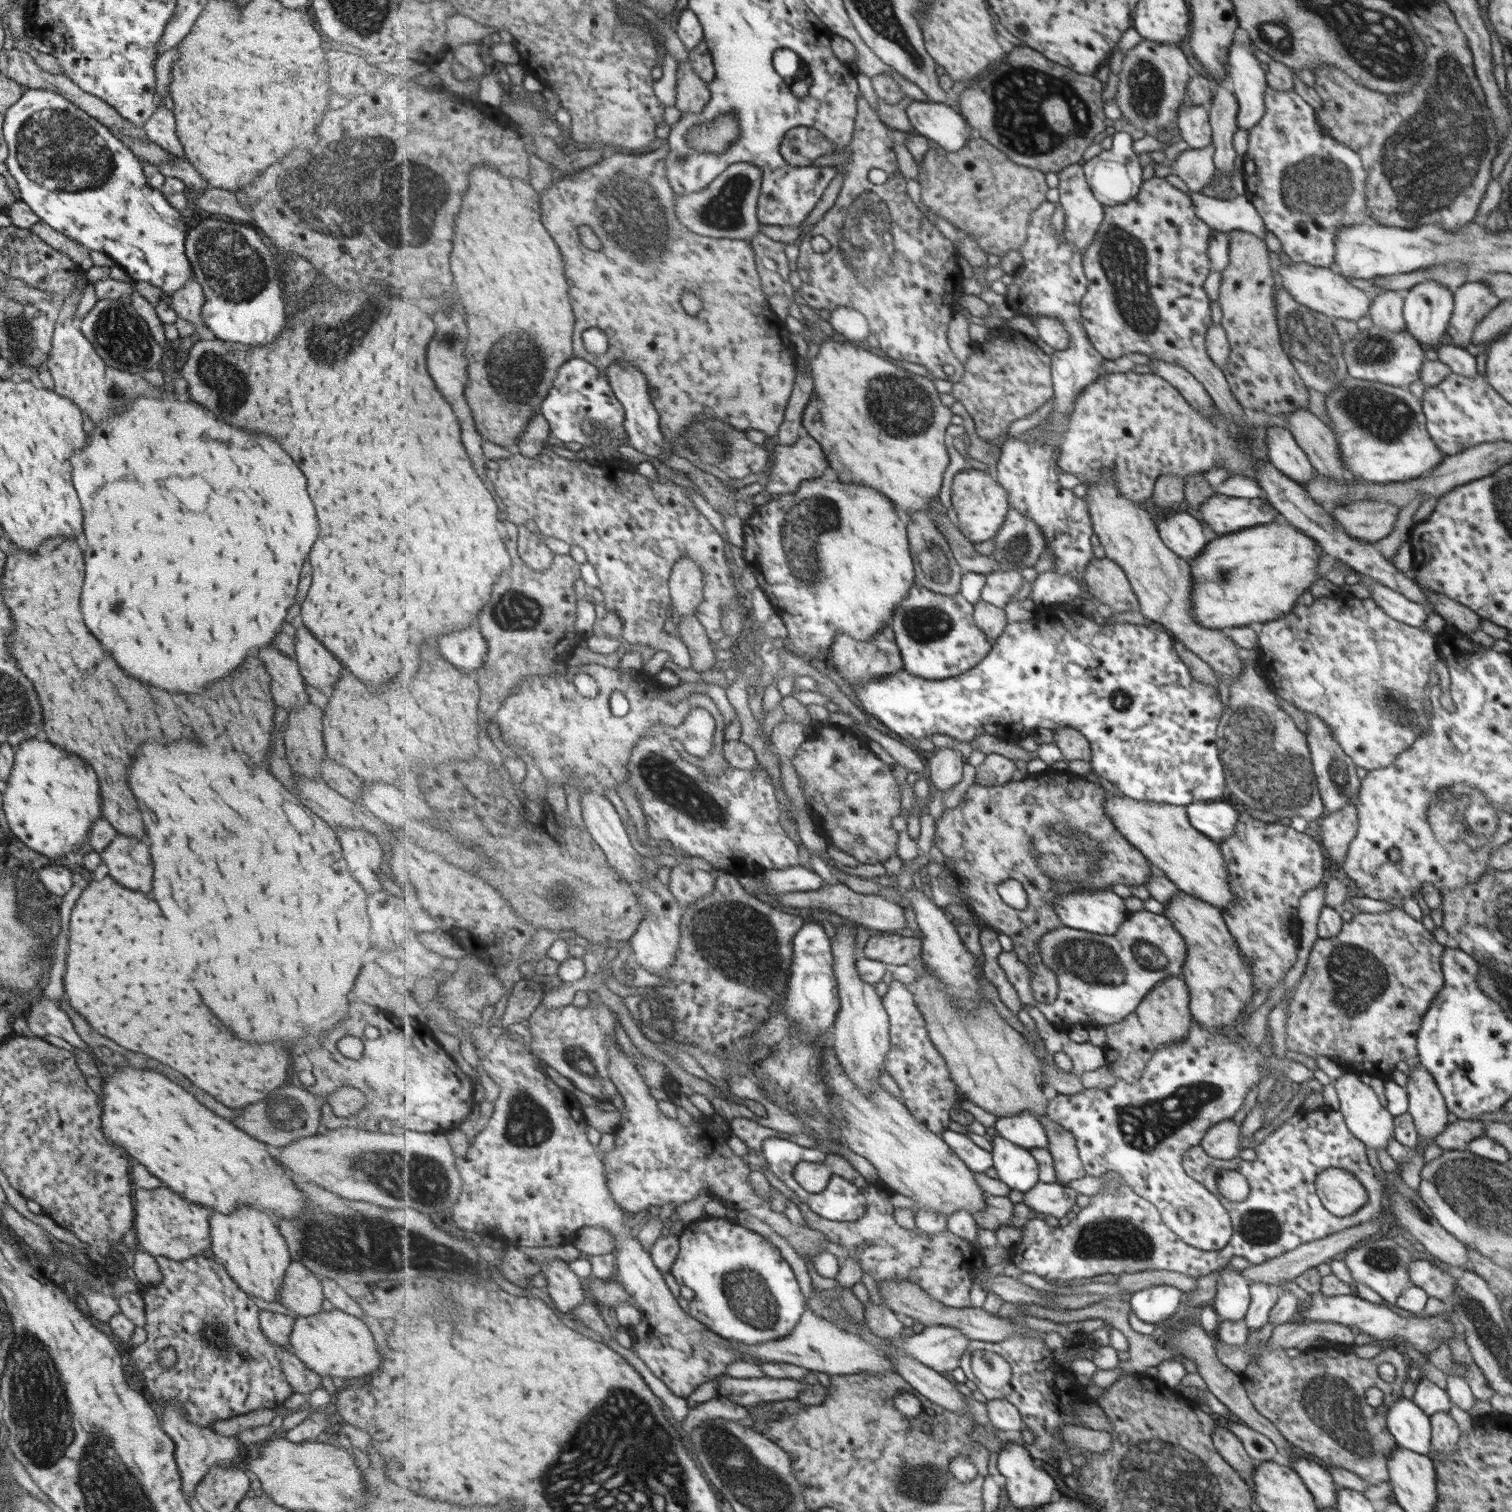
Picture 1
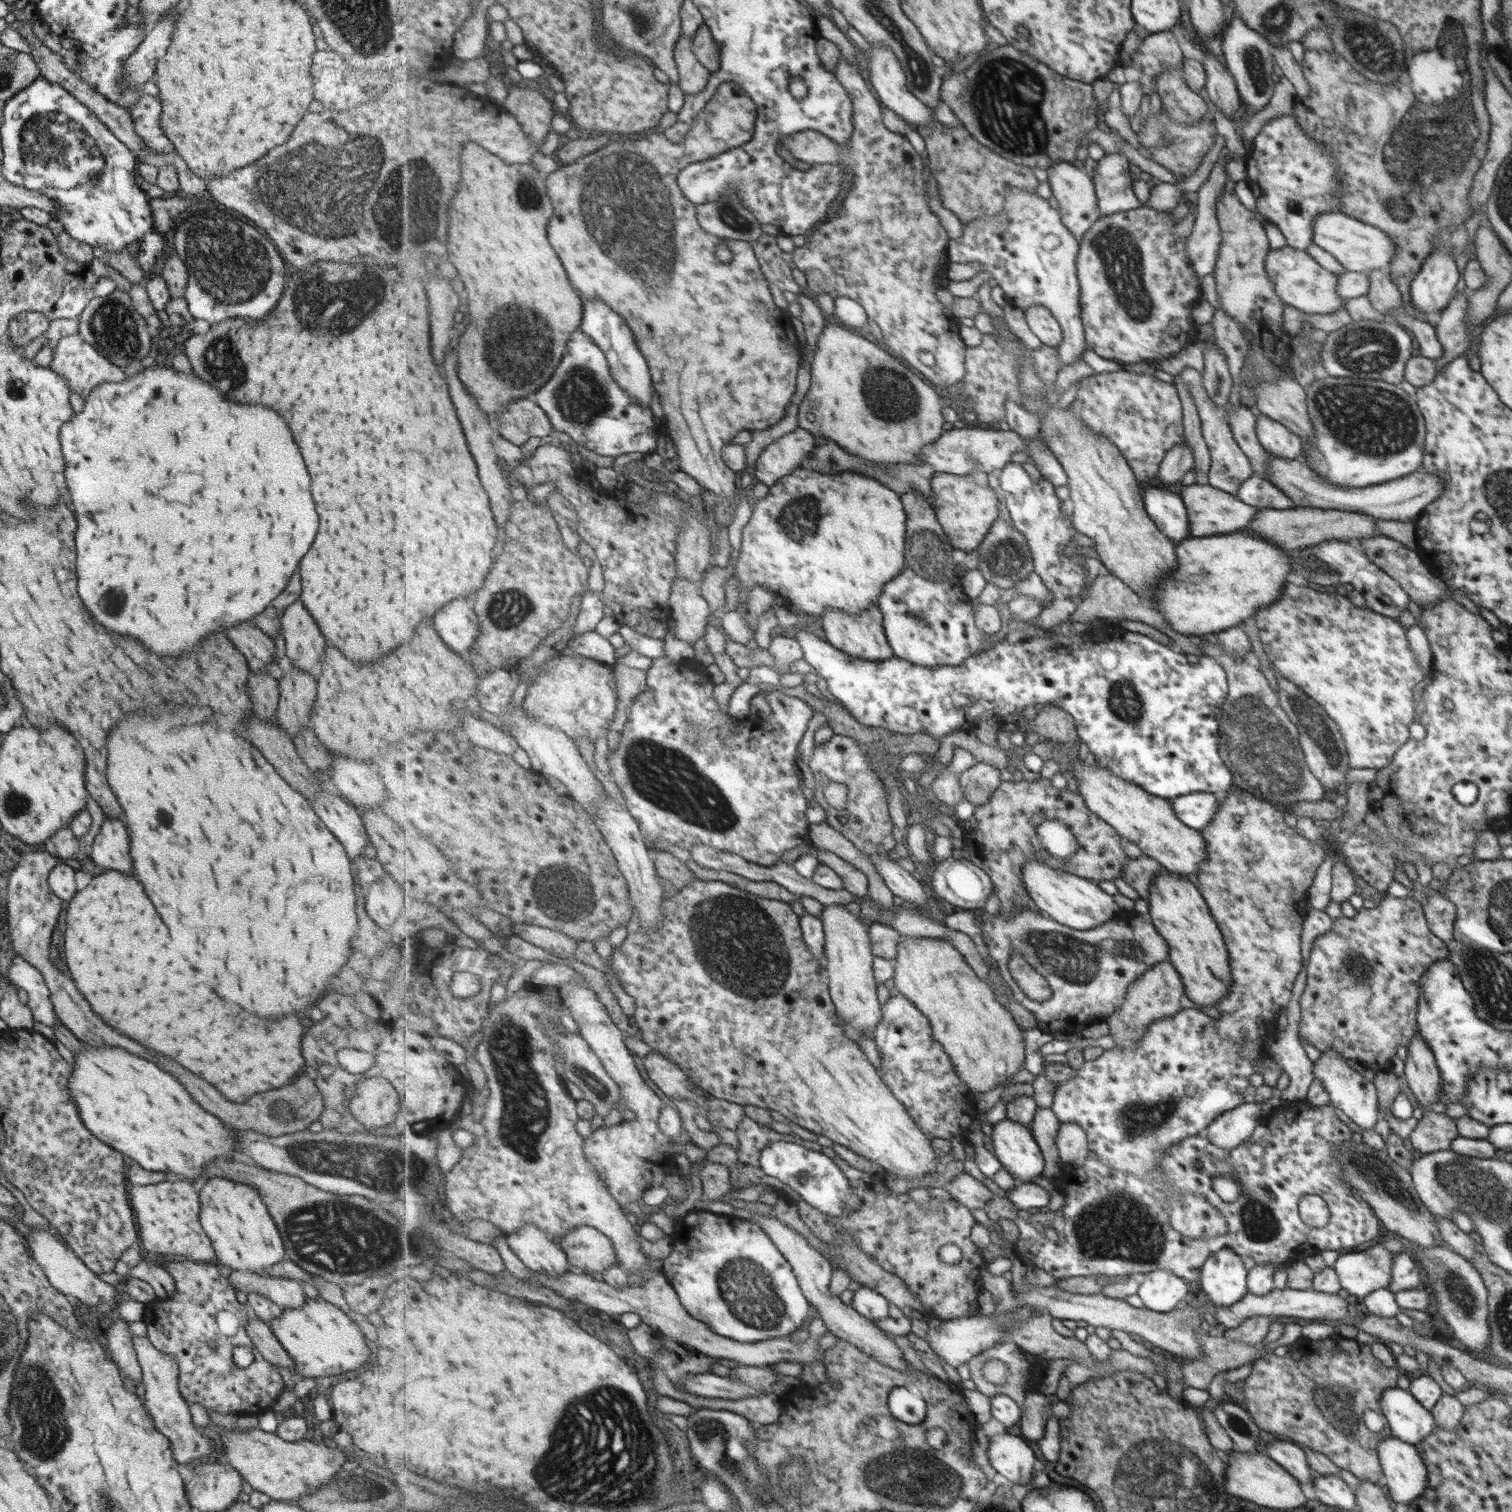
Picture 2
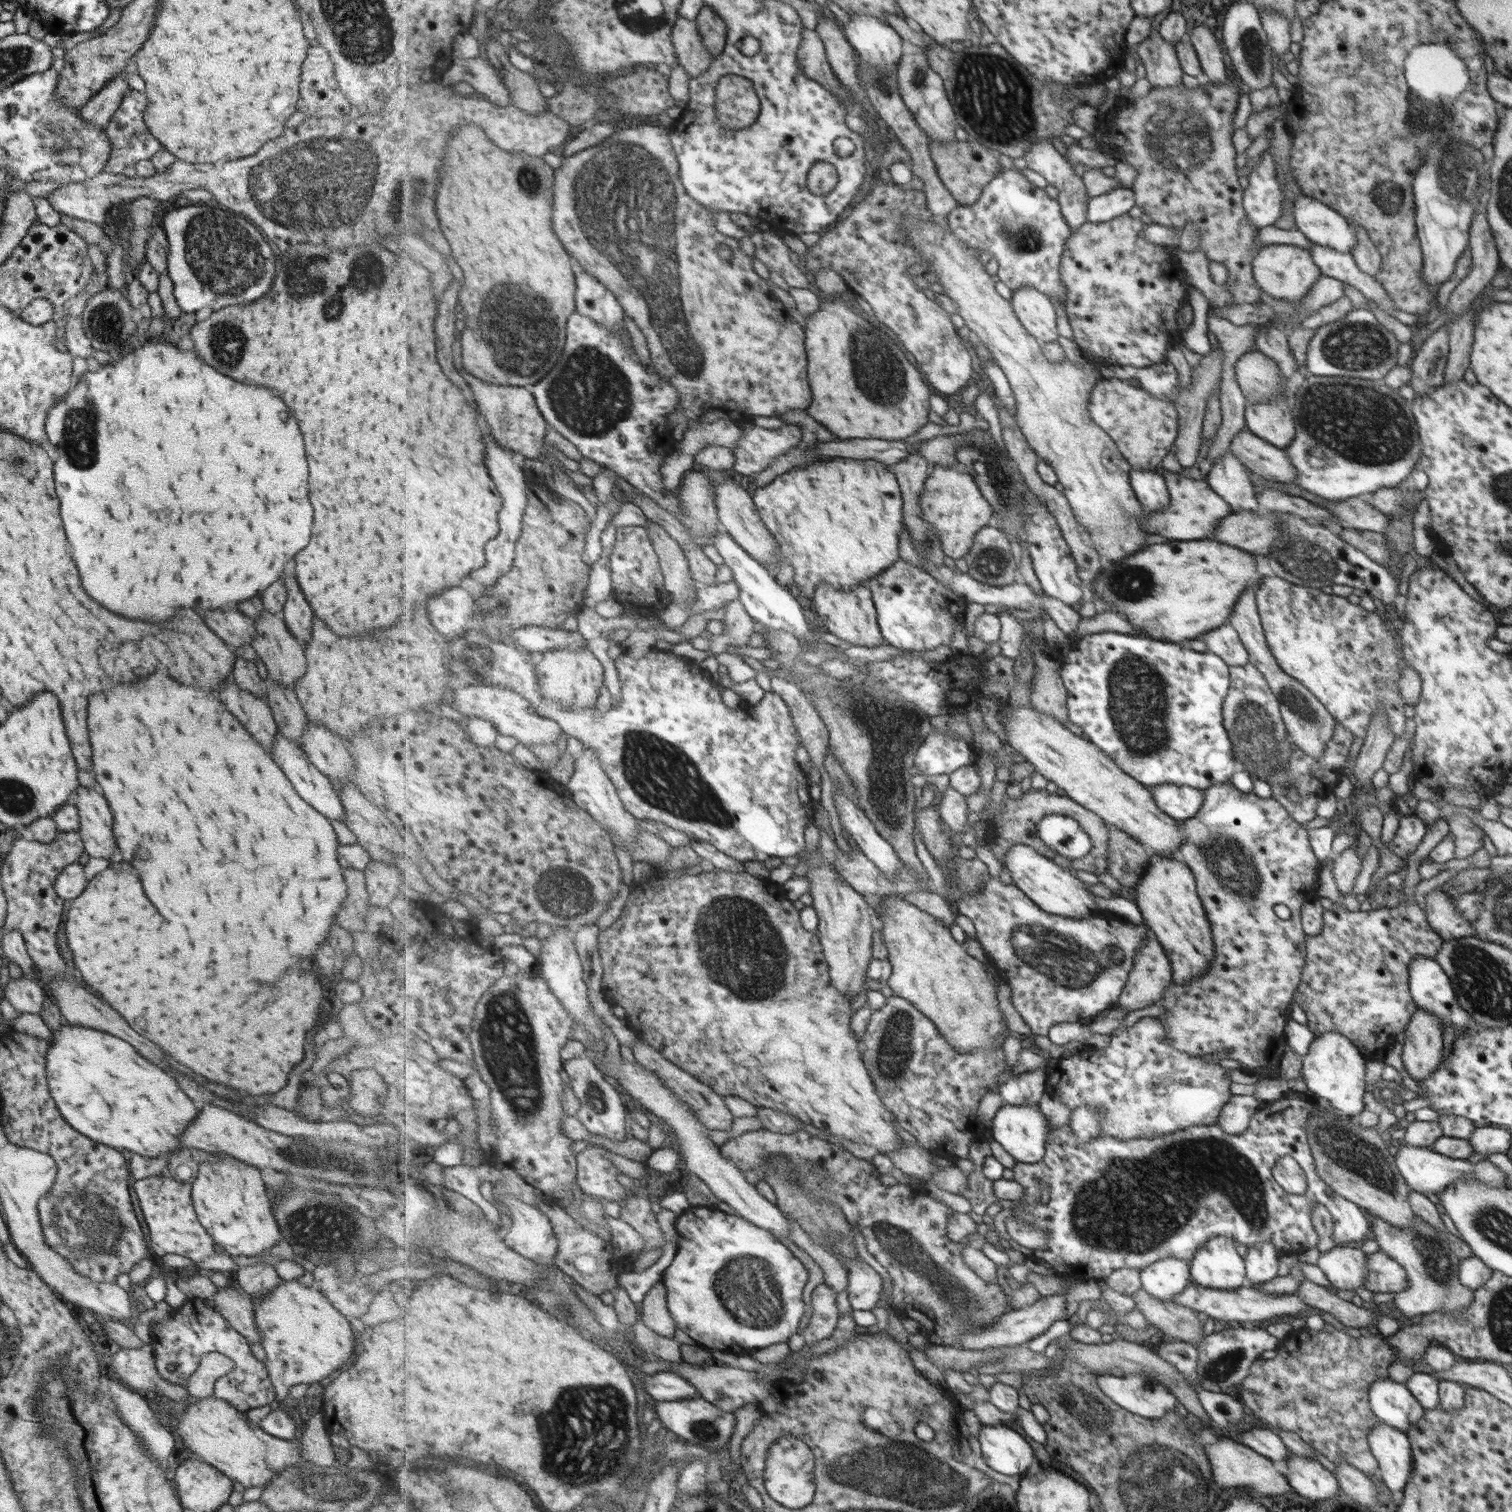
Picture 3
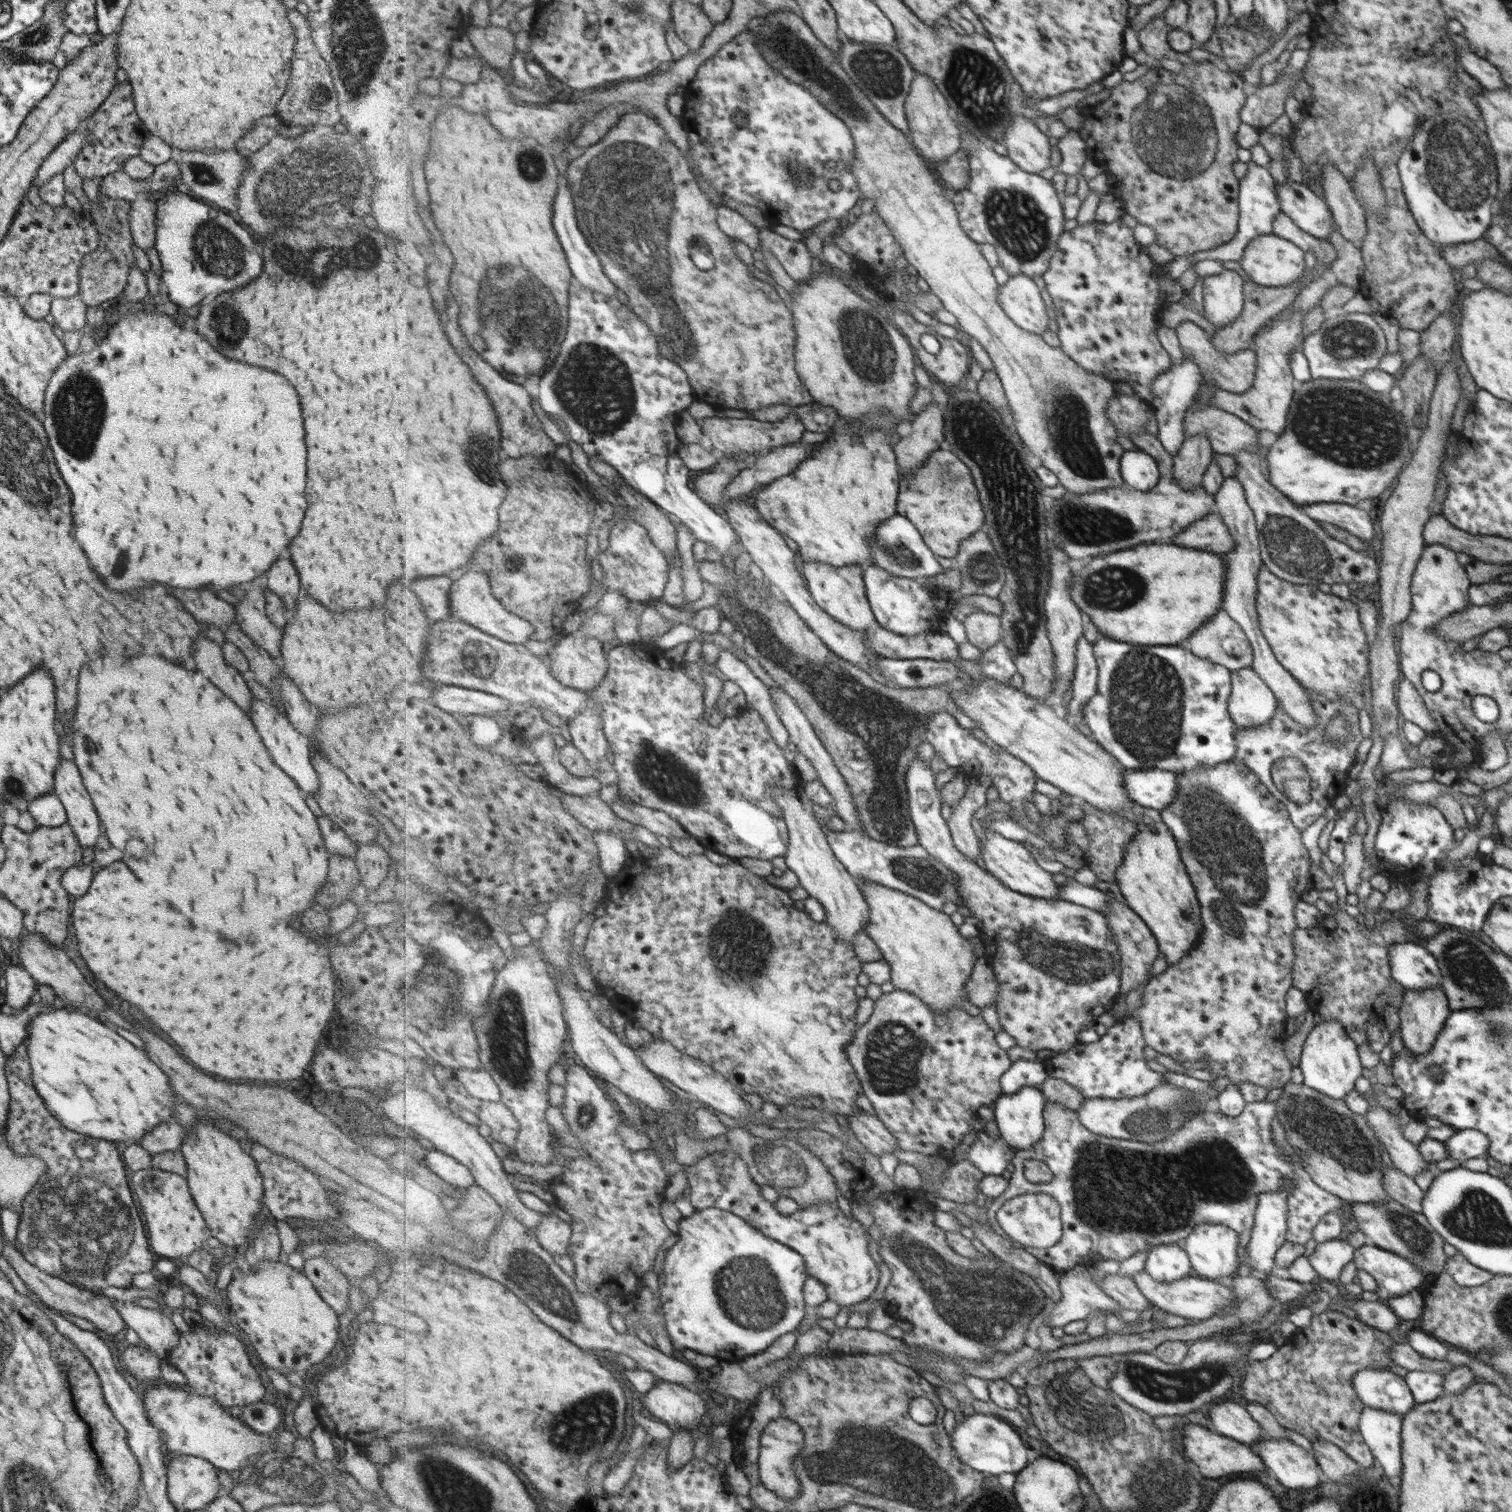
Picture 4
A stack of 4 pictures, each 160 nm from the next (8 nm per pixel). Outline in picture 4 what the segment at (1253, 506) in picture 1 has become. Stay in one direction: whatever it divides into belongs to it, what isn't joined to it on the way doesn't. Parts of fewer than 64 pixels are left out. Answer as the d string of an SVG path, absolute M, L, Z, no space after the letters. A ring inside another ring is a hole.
M1137 431L1130 438L1130 441L1135 448L1145 451L1155 459L1156 466L1159 468L1160 480L1158 484L1147 492L1132 489L1128 484L1119 485L1118 488L1097 489L1095 493L1080 495L1065 492L1064 496L1049 502L1051 526L1053 526L1055 532L1054 542L1064 548L1069 558L1079 560L1079 558L1085 558L1085 556L1095 557L1099 553L1113 553L1142 544L1169 541L1177 534L1183 533L1189 525L1195 524L1201 518L1214 513L1215 498L1213 494L1209 494L1201 486L1188 490L1176 482L1175 475L1173 475L1173 458L1162 447L1156 436L1147 433L1147 431Z

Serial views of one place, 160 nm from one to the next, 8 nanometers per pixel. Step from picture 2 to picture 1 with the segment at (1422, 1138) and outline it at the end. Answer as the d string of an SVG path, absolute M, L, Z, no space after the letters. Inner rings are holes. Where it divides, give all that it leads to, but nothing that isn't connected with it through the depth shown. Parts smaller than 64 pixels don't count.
M1457 1119L1433 1140L1433 1144L1445 1151L1465 1151L1467 1142L1483 1137L1481 1132L1483 1132L1485 1125L1485 1122L1477 1120Z

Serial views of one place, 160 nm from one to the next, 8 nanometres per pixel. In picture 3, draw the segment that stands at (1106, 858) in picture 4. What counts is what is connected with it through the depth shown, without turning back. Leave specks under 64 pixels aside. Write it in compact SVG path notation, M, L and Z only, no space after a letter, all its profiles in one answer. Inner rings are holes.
M1107 825L1109 830L1106 870L1123 886L1134 887L1143 874L1150 852L1131 835L1117 827Z

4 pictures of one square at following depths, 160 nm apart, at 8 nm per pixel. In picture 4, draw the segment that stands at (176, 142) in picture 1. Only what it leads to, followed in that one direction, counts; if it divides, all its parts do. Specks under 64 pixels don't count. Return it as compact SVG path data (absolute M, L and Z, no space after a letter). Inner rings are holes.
M127 83L113 86L105 101L82 124L86 130L86 139L80 146L77 158L72 162L75 173L82 179L103 177L121 171L127 158L138 156L142 138L147 132L136 115L132 89Z

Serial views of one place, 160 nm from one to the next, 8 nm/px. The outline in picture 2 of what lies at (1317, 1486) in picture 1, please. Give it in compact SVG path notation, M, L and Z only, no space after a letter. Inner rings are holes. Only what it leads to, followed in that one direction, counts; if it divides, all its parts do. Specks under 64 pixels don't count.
M1266 1437L1262 1449L1265 1454L1268 1454L1269 1458L1272 1458L1275 1463L1284 1467L1284 1470L1288 1471L1293 1478L1299 1479L1304 1484L1311 1484L1313 1478L1319 1476L1307 1467L1307 1461L1305 1461L1305 1455L1301 1447L1289 1440Z

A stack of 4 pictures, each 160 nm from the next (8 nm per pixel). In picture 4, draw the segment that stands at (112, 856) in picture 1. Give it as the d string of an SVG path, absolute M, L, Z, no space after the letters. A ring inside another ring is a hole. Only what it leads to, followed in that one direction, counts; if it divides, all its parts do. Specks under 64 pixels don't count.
M60 760L54 772L52 792L65 809L66 823L83 848L93 846L102 834L101 826L77 768L67 760Z

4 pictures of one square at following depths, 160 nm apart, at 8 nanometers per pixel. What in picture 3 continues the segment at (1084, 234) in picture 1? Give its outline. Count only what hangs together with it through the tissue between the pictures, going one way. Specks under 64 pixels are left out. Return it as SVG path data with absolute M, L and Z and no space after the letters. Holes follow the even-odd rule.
M1051 141L1036 142L1036 145L1032 146L1032 149L1024 156L1028 168L1039 175L1042 175L1049 184L1059 190L1058 201L1062 206L1062 210L1065 217L1065 222L1075 230L1079 228L1086 220L1086 206L1089 198L1085 193L1085 187L1081 178L1075 176L1073 166L1070 166L1067 159L1061 152L1055 150L1055 146Z

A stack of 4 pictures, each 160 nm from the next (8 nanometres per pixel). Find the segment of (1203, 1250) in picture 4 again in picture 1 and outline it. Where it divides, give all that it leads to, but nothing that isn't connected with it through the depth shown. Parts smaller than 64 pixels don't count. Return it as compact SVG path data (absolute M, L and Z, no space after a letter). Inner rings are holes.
M1229 1265L1215 1271L1215 1294L1211 1300L1213 1310L1220 1320L1239 1321L1248 1310L1249 1295L1245 1277L1237 1274Z

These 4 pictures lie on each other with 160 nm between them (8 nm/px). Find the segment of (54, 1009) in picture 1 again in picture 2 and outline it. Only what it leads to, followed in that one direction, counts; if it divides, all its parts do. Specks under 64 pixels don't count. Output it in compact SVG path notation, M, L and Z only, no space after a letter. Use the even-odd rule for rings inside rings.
M15 953L6 973L9 982L15 987L21 987L26 993L26 1005L31 1010L33 1021L41 1022L50 1028L59 1023L53 1011L48 988L45 987L42 975L32 964L25 962Z

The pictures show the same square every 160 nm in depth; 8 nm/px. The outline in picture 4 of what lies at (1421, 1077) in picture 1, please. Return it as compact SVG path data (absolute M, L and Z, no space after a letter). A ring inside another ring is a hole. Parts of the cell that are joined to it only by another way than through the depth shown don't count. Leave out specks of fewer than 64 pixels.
M1441 987L1429 990L1405 990L1404 1004L1398 1010L1399 1029L1404 1048L1413 1056L1425 1056L1432 1050L1436 1038L1444 1030L1447 1018L1447 996Z

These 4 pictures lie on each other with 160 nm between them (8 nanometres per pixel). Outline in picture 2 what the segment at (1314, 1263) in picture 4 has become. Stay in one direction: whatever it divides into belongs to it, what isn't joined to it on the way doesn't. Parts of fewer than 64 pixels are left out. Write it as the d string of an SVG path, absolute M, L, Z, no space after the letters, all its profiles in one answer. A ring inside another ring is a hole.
M1376 1243L1359 1252L1338 1255L1332 1268L1339 1276L1340 1288L1358 1302L1373 1290L1385 1289L1391 1278L1392 1254L1382 1243Z

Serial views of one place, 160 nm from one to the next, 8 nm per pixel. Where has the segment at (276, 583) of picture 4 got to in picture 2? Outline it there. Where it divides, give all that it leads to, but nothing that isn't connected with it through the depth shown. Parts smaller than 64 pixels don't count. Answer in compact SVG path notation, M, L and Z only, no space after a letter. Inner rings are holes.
M299 600L285 608L280 620L280 630L284 642L284 656L293 666L314 676L313 670L317 668L313 666L317 666L323 652L323 638L313 618L307 614Z

